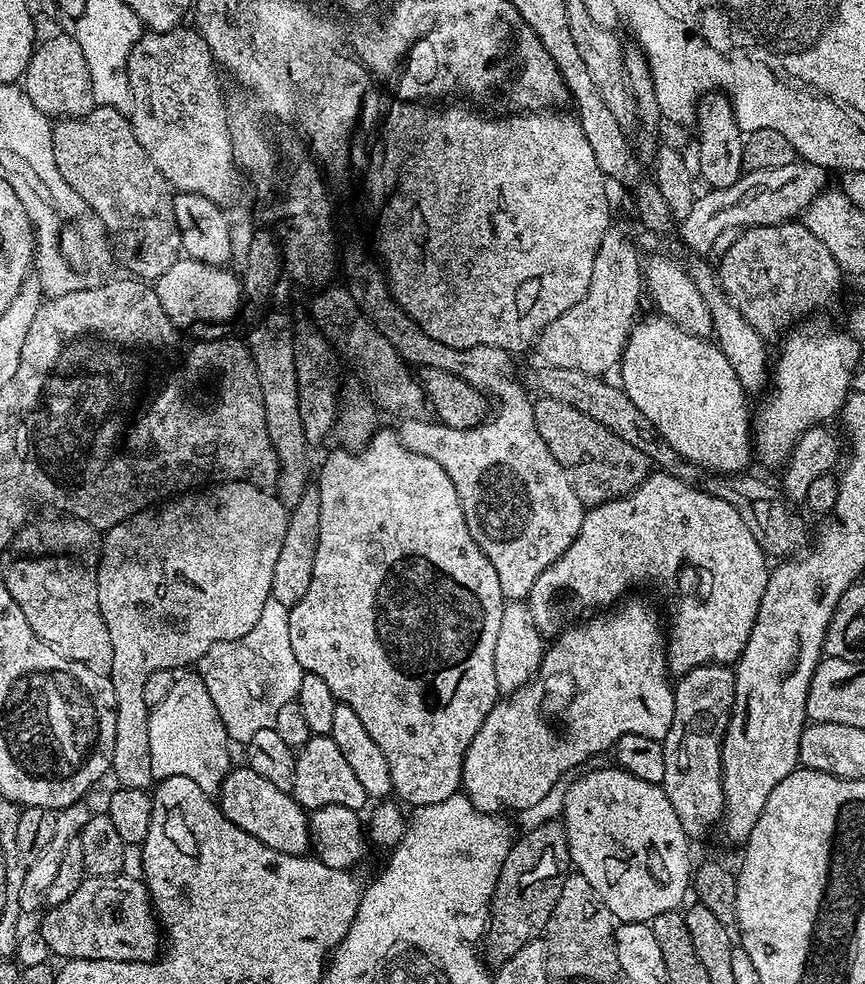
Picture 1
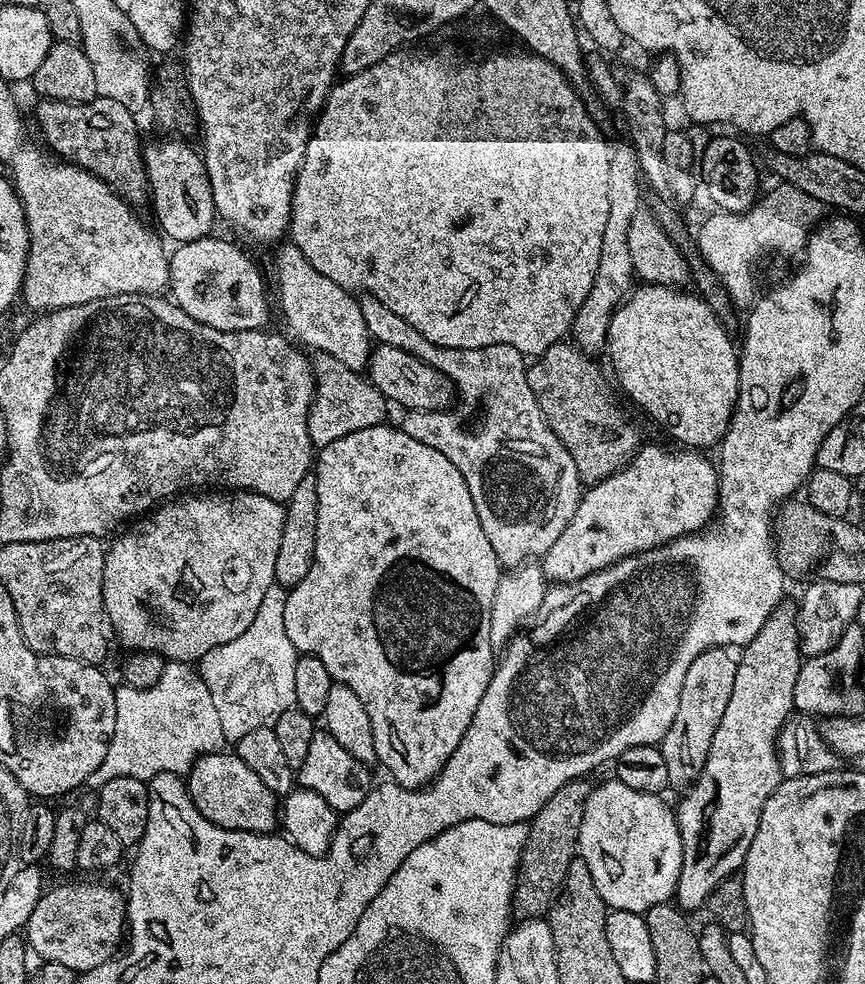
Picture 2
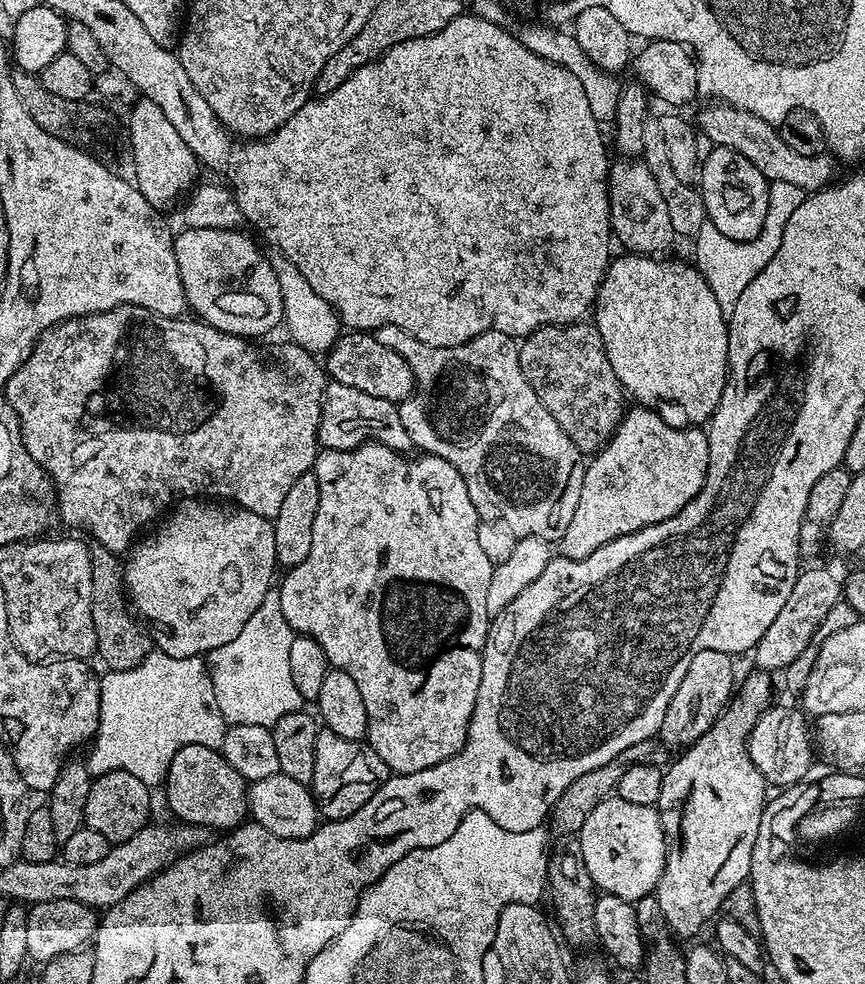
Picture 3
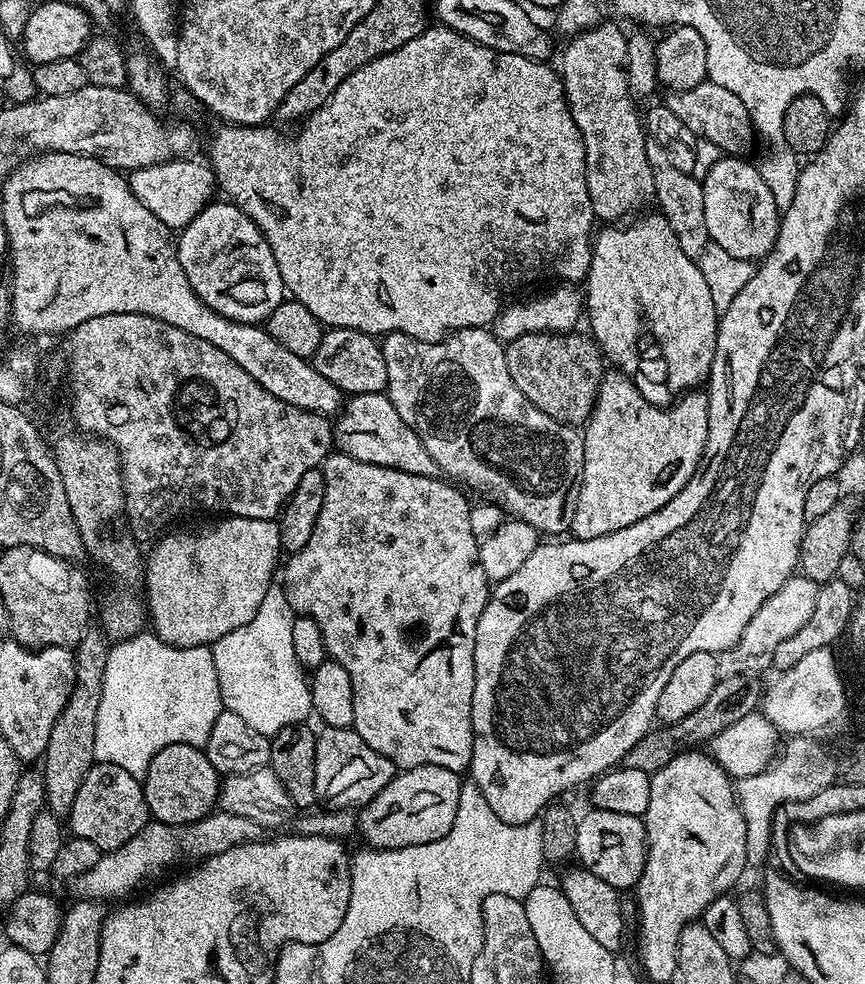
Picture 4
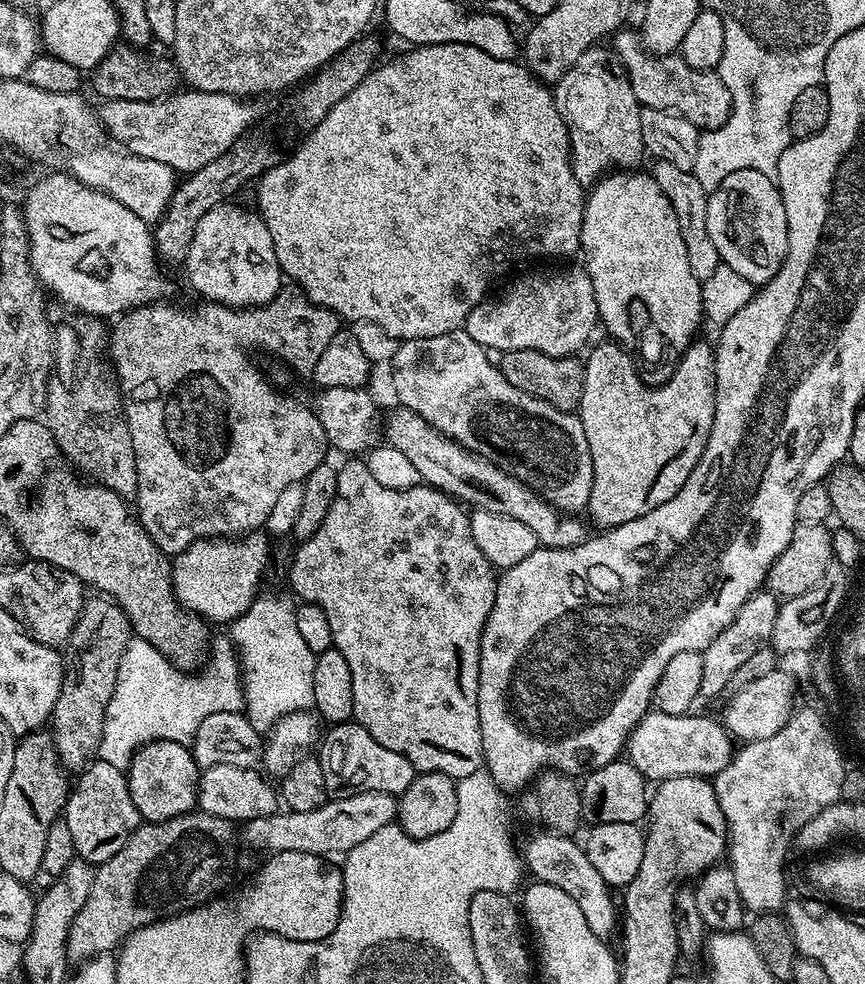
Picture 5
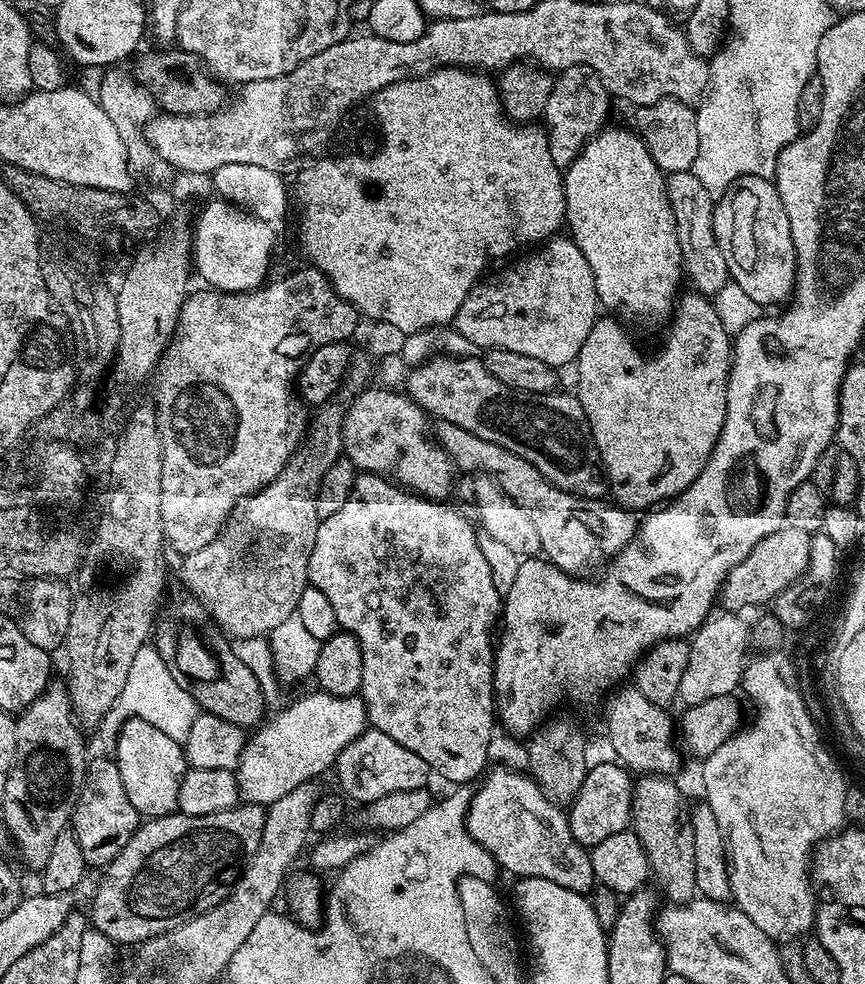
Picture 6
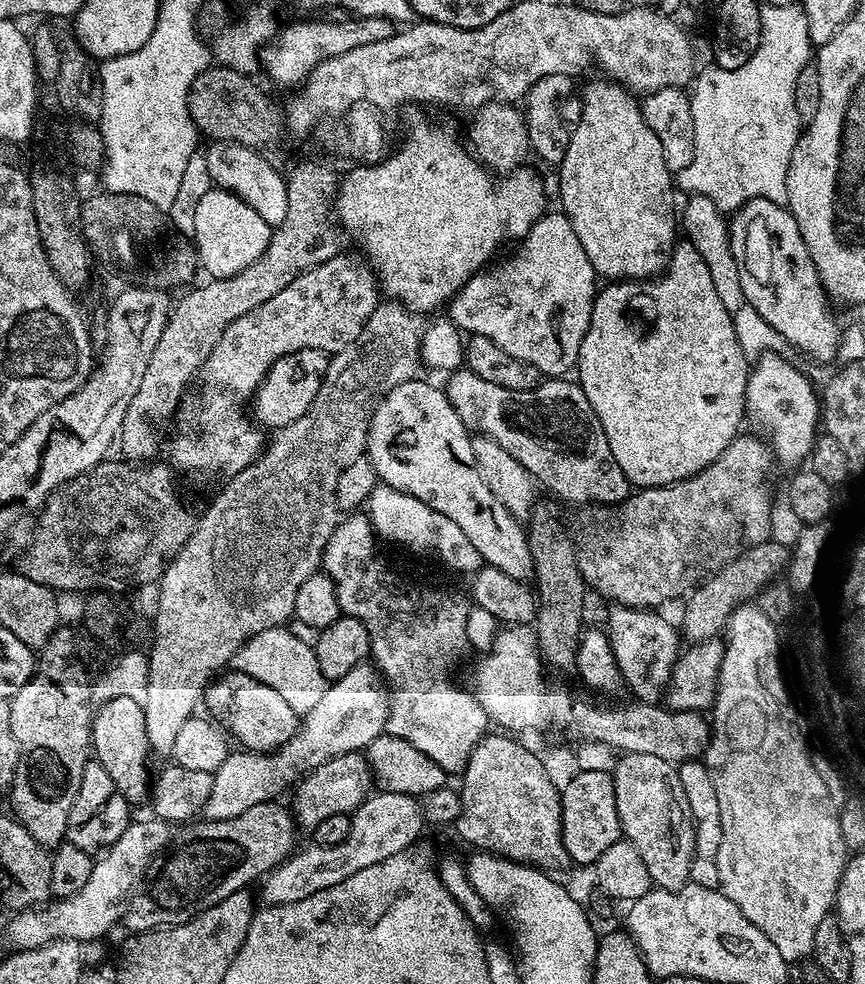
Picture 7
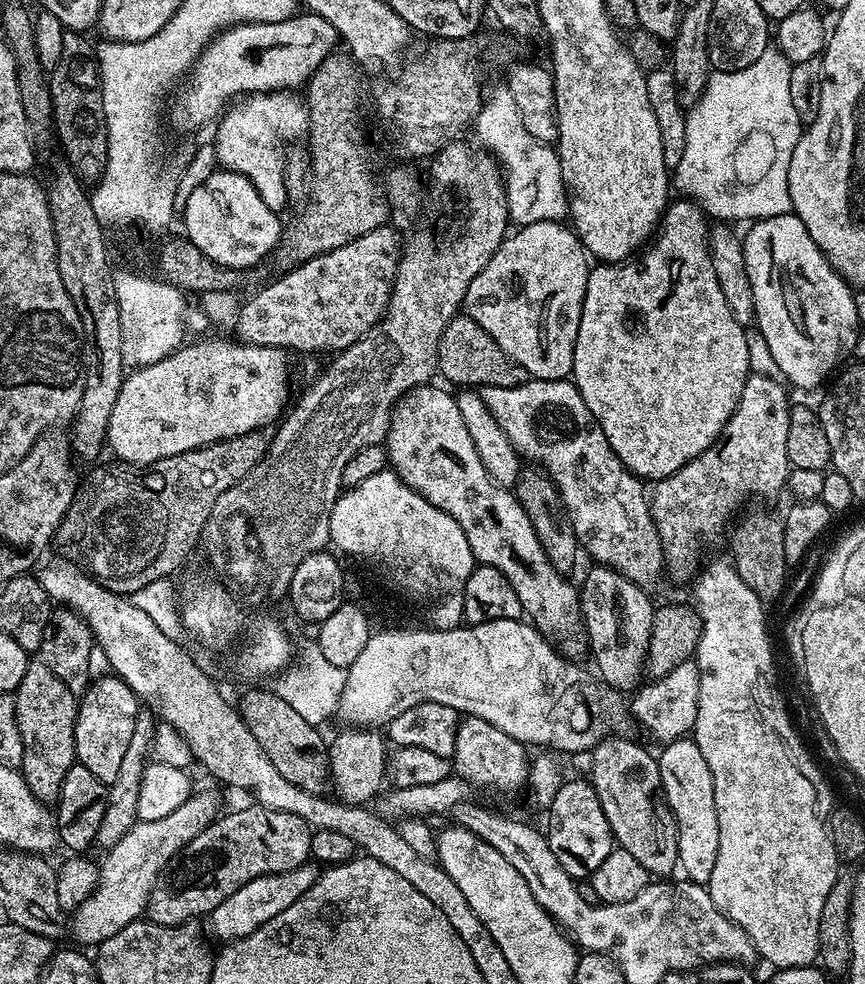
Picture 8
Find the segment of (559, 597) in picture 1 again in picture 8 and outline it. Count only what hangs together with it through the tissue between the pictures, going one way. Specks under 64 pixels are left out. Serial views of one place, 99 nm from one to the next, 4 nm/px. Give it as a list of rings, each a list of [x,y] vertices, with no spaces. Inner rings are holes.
[[[673,199],[665,208],[660,227],[656,229],[650,243],[639,255],[627,260],[600,262],[589,271],[586,298],[582,302],[582,318],[578,322],[578,338],[574,342],[571,379],[582,394],[582,402],[586,402],[590,414],[594,414],[614,454],[618,454],[620,461],[645,482],[655,482],[682,470],[686,462],[698,458],[702,450],[706,450],[720,437],[730,414],[736,409],[738,398],[742,394],[742,386],[746,384],[750,375],[750,350],[746,350],[745,325],[740,324],[738,318],[734,318],[734,314],[730,314],[730,306],[726,306],[726,297],[722,295],[722,286],[718,286],[718,274],[714,274],[712,249],[708,246],[709,217],[695,200],[679,199]]]

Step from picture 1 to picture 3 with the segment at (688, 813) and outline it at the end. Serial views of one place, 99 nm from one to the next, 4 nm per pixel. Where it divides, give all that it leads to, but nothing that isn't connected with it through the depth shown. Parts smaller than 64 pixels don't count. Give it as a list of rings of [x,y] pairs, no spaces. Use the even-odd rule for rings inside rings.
[[[702,650],[702,654],[694,654],[690,667],[686,669],[686,678],[674,690],[674,698],[670,698],[670,706],[666,708],[666,718],[662,718],[659,739],[672,750],[683,750],[693,744],[710,726],[714,726],[717,718],[728,707],[734,695],[734,685],[738,676],[732,673],[733,657],[718,650]]]

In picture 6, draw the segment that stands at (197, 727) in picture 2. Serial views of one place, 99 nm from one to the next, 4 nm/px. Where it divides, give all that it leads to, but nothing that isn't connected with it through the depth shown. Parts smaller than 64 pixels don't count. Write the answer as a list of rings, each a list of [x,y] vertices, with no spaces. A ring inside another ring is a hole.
[[[145,646],[134,654],[134,663],[130,666],[130,674],[126,677],[126,686],[122,686],[122,694],[114,702],[114,706],[104,716],[104,721],[99,728],[91,733],[90,740],[96,743],[96,748],[101,757],[108,758],[116,751],[116,739],[120,727],[132,718],[140,718],[142,722],[150,722],[150,726],[158,726],[162,734],[170,734],[170,738],[184,742],[190,734],[190,728],[198,715],[194,698],[174,682],[174,674],[162,662],[155,647]]]

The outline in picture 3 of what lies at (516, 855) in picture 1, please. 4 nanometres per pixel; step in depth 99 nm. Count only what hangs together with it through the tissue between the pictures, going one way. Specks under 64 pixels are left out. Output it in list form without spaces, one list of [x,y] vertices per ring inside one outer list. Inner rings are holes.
[[[657,737],[643,739],[642,742],[636,742],[632,746],[628,746],[618,755],[615,755],[610,762],[606,762],[605,766],[598,766],[595,770],[590,770],[589,773],[582,774],[576,778],[562,792],[558,802],[552,805],[552,815],[550,817],[550,828],[558,834],[557,837],[566,838],[577,835],[582,826],[585,825],[590,813],[600,802],[605,800],[610,795],[615,793],[618,782],[621,781],[622,775],[632,765],[658,765],[665,767],[671,759],[671,751],[664,742]]]

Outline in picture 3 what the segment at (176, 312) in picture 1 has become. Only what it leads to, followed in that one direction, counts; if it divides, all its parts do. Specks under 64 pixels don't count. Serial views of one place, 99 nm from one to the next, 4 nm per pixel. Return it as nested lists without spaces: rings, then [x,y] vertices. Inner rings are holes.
[[[184,228],[175,233],[172,249],[174,250],[174,258],[178,258],[178,274],[182,278],[182,286],[184,287],[184,297],[188,300],[189,309],[204,323],[214,326],[223,332],[229,332],[232,336],[243,336],[245,338],[253,338],[252,336],[264,336],[271,328],[280,328],[284,311],[282,310],[282,290],[278,286],[278,280],[272,270],[272,263],[269,257],[260,253],[260,248],[244,233],[244,230],[235,228]]]

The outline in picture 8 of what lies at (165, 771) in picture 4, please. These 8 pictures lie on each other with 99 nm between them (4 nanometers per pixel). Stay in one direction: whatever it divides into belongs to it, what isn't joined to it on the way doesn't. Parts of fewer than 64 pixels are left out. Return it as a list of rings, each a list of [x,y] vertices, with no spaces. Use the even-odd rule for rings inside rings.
[[[107,674],[93,683],[80,702],[76,719],[76,759],[102,783],[111,785],[118,778],[118,766],[130,746],[130,738],[138,723],[138,699],[127,682],[115,674]]]

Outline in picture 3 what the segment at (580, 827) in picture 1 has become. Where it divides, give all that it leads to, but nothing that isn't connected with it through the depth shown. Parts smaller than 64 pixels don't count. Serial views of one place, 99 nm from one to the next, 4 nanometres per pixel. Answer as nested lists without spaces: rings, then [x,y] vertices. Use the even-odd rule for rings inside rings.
[[[610,795],[591,811],[578,833],[578,839],[586,870],[590,870],[590,878],[601,893],[633,902],[655,893],[668,857],[668,837],[664,835],[660,813],[655,807],[638,806],[635,802],[626,802],[621,796]]]

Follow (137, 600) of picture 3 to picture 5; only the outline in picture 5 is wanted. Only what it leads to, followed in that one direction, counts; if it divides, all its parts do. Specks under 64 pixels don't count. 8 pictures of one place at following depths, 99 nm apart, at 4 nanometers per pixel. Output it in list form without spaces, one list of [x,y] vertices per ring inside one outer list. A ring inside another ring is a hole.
[[[257,530],[239,538],[199,540],[176,555],[171,561],[172,589],[180,605],[213,625],[228,626],[237,620],[261,591],[260,579],[268,568],[268,540],[264,534]]]

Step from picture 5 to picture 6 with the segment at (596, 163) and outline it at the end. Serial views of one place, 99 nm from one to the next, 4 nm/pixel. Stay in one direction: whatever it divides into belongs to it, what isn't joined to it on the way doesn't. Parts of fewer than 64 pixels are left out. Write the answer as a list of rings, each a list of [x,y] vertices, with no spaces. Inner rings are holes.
[[[566,68],[553,79],[542,120],[546,125],[550,156],[559,168],[566,170],[589,139],[609,123],[608,100],[610,93],[606,86],[586,68]]]

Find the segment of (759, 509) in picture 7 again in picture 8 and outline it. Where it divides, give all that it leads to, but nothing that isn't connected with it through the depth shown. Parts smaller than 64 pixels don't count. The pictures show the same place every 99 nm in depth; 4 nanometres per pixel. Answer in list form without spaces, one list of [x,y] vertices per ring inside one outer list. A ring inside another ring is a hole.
[[[749,375],[748,381],[742,386],[736,409],[730,414],[720,437],[706,450],[702,450],[698,458],[686,462],[682,470],[655,481],[656,493],[651,493],[650,496],[652,521],[660,535],[666,568],[671,575],[673,572],[680,580],[693,575],[692,560],[700,556],[700,540],[718,539],[724,532],[724,523],[737,515],[736,507],[747,496],[772,496],[779,488],[783,489],[787,485],[790,471],[786,454],[786,430],[790,430],[790,403],[788,404],[787,391],[789,392],[789,389],[780,380],[769,376]]]

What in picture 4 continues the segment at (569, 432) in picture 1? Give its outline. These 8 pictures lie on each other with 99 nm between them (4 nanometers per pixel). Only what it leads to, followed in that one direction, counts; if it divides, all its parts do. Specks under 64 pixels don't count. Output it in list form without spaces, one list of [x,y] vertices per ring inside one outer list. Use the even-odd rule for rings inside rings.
[[[576,330],[563,334],[535,332],[524,334],[522,338],[514,338],[504,344],[506,367],[510,369],[510,378],[514,378],[514,386],[518,386],[518,390],[522,390],[522,394],[526,394],[526,398],[530,398],[530,402],[534,402],[534,406],[542,410],[542,414],[550,414],[550,418],[573,426],[583,426],[592,417],[598,386],[606,371],[606,360],[599,344],[592,339],[591,335],[579,336],[578,333],[579,331]]]

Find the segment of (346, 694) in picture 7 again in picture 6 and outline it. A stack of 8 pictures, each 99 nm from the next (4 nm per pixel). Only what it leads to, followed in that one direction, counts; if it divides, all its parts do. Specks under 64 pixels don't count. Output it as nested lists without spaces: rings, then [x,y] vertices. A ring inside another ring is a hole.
[[[313,690],[309,696],[300,696],[288,704],[276,717],[265,719],[247,737],[240,762],[234,769],[236,784],[247,803],[267,806],[278,802],[294,786],[315,781],[336,763],[338,754],[364,732],[368,712],[359,695],[335,696]]]

